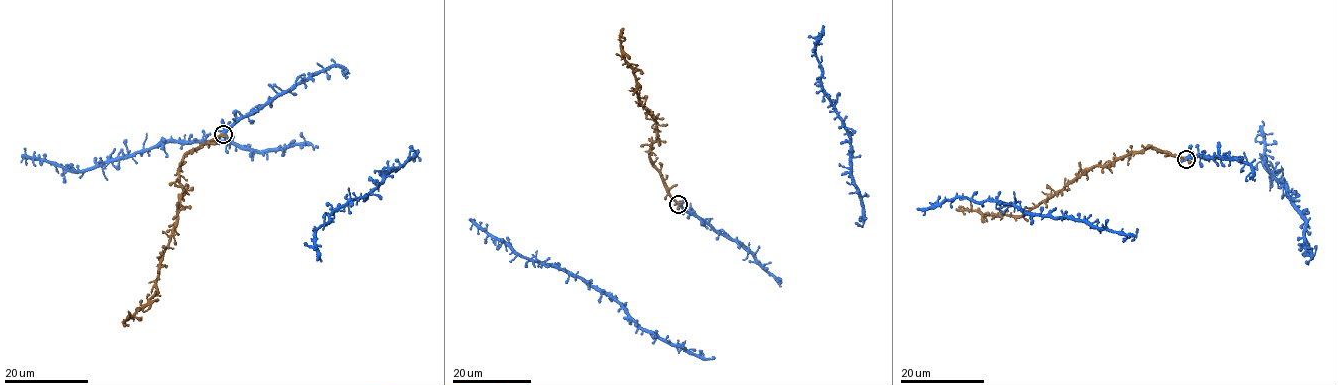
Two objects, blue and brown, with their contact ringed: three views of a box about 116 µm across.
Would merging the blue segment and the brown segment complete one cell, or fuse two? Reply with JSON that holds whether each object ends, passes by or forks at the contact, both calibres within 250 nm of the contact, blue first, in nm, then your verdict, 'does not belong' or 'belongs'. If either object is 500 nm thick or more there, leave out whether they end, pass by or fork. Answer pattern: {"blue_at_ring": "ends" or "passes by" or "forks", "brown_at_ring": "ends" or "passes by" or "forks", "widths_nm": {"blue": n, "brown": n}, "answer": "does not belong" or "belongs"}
{"blue_at_ring": "forks", "brown_at_ring": "forks", "widths_nm": {"blue": 320, "brown": 320}, "answer": "belongs"}

